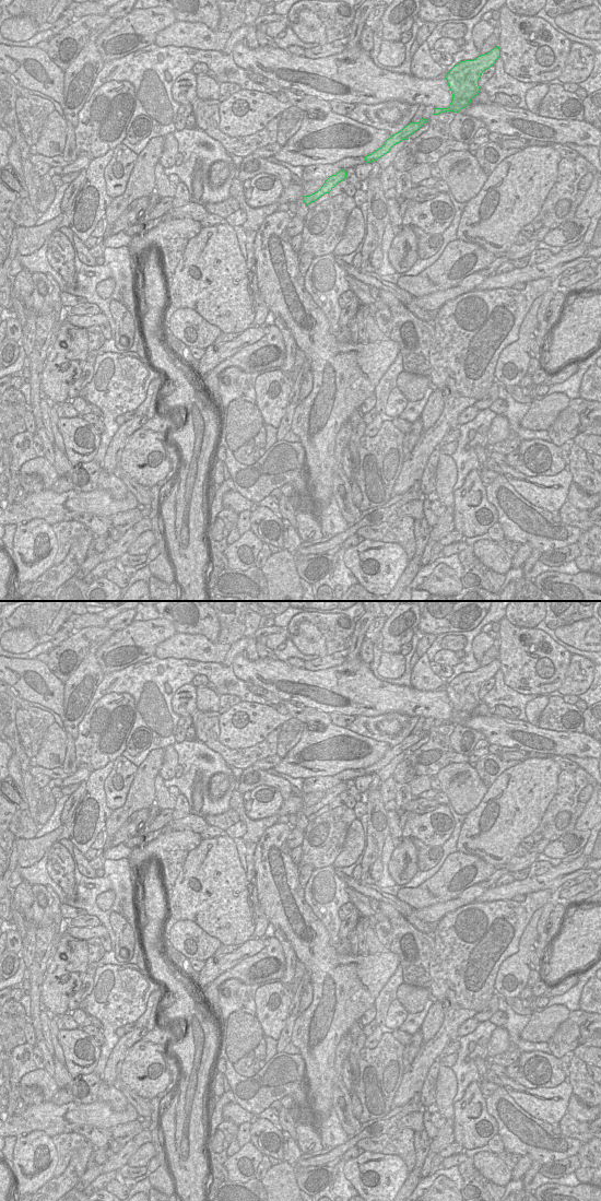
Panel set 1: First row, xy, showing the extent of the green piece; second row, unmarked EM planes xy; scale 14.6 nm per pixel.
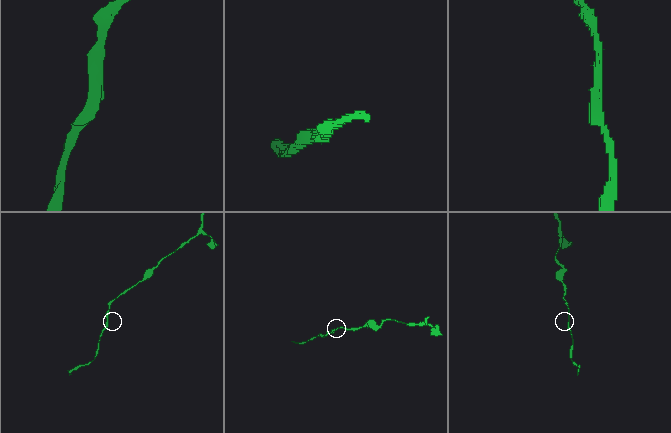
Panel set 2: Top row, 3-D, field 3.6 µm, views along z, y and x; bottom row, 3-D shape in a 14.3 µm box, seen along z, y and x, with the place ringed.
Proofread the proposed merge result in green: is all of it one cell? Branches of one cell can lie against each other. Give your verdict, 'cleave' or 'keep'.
keep

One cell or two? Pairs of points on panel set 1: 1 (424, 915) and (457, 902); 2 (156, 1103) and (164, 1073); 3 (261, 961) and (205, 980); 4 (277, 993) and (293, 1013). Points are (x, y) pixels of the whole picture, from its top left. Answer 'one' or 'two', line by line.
1: one
2: two
3: two
4: two

